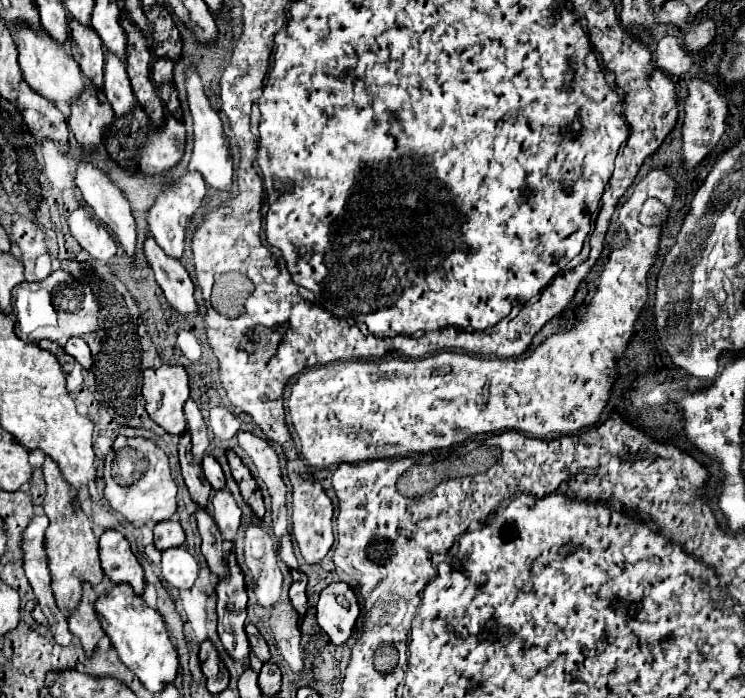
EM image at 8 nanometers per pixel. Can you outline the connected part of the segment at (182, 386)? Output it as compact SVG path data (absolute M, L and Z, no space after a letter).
M161 366L161 368L151 368L143 372L143 386L141 386L143 398L145 398L145 410L147 414L169 434L181 436L187 432L185 426L185 414L183 406L189 400L189 376L183 366Z

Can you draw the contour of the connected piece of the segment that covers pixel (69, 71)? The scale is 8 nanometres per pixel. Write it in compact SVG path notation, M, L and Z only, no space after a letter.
M29 28L17 30L13 38L19 50L19 66L23 72L23 80L31 86L31 90L35 90L37 94L43 94L43 98L51 98L51 102L55 104L59 102L71 104L75 102L75 98L79 98L85 84L81 78L83 74L79 70L79 64L73 60L69 44L59 46L49 38L49 34L45 34L45 30L33 32Z

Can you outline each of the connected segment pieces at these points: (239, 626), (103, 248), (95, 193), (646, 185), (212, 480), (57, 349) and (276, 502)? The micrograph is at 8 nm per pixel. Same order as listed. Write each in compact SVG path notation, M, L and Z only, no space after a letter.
M235 556L229 558L229 576L217 584L217 632L227 654L247 666L249 664L249 642L245 634L245 606L247 592L243 572L235 562Z
M77 208L69 216L69 230L73 238L97 260L109 260L117 252L117 244L107 228L97 222L89 210Z
M79 164L77 168L77 176L75 176L75 184L79 186L81 194L83 194L83 200L93 208L95 216L115 234L117 242L123 246L125 254L129 256L129 264L133 266L133 258L135 258L135 244L137 244L137 230L135 230L135 218L131 214L131 208L129 208L129 202L127 198L123 196L123 192L95 166L91 164Z
M651 170L633 190L629 200L647 200L647 198L659 198L667 206L671 206L675 194L675 180L669 178L663 170Z
M207 454L207 456L203 458L201 466L203 466L203 474L205 474L205 478L209 480L209 484L213 486L213 490L223 490L223 488L225 488L225 474L223 474L219 462L217 462L213 456Z
M43 340L43 342L39 342L39 346L41 348L45 348L45 350L49 350L49 352L53 352L55 354L55 358L59 360L59 364L61 364L61 368L65 370L65 372L71 372L73 370L73 364L75 364L75 358L71 358L57 342L51 342L51 340Z
M239 432L237 434L241 448L247 452L247 456L255 462L259 478L265 482L269 496L271 496L271 516L273 516L273 534L279 538L279 556L281 560L291 568L297 570L297 558L293 554L291 536L287 530L287 506L285 506L285 482L281 478L281 466L277 452L267 444L267 440L251 434L251 432Z

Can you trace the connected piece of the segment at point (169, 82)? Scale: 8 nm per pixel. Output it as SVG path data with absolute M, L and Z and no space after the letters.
M159 58L153 64L153 80L157 90L163 94L163 102L167 106L167 110L181 120L181 104L177 98L177 90L175 90L175 82L173 82L173 62L171 60L163 60Z

